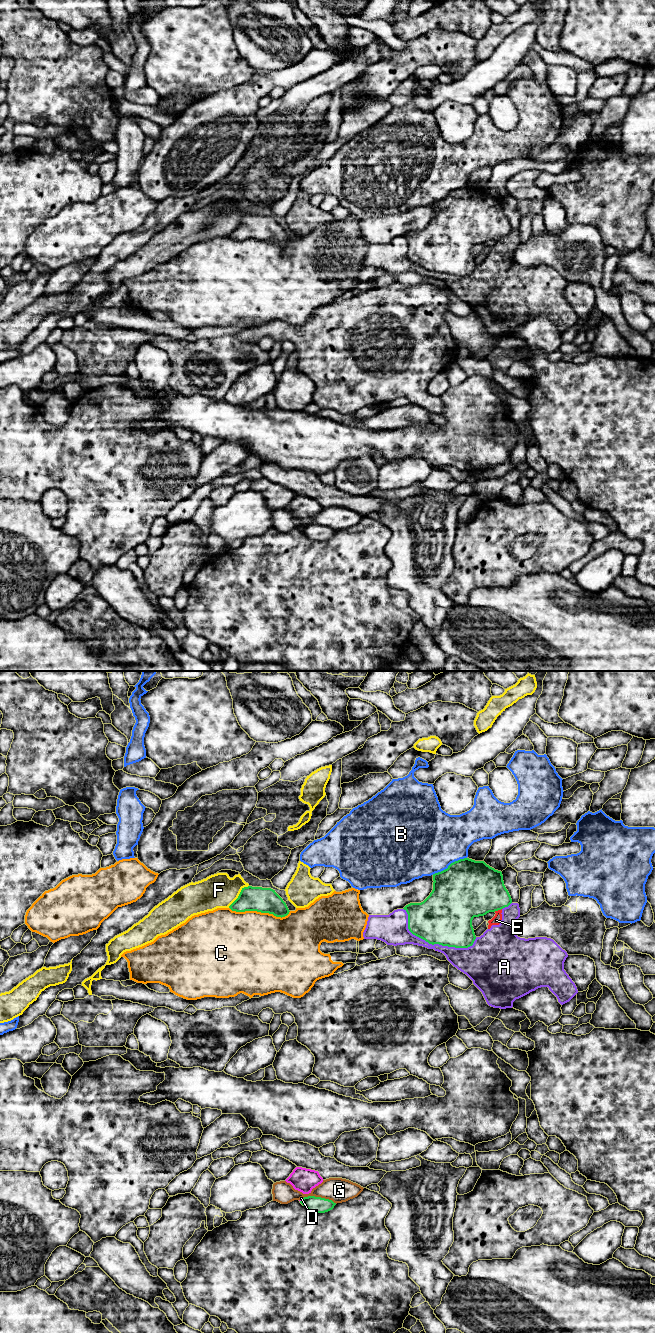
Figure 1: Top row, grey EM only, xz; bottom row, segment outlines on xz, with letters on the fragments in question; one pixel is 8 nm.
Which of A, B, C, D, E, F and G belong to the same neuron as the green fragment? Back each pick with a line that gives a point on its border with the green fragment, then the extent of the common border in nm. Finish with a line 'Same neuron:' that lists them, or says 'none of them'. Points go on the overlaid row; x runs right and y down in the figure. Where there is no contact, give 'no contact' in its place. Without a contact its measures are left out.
Same neuron: none of them

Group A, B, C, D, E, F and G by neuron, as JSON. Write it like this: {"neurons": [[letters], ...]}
{"neurons": [["A", "E"], ["B"], ["C"], ["D"], ["F"], ["G"]]}

